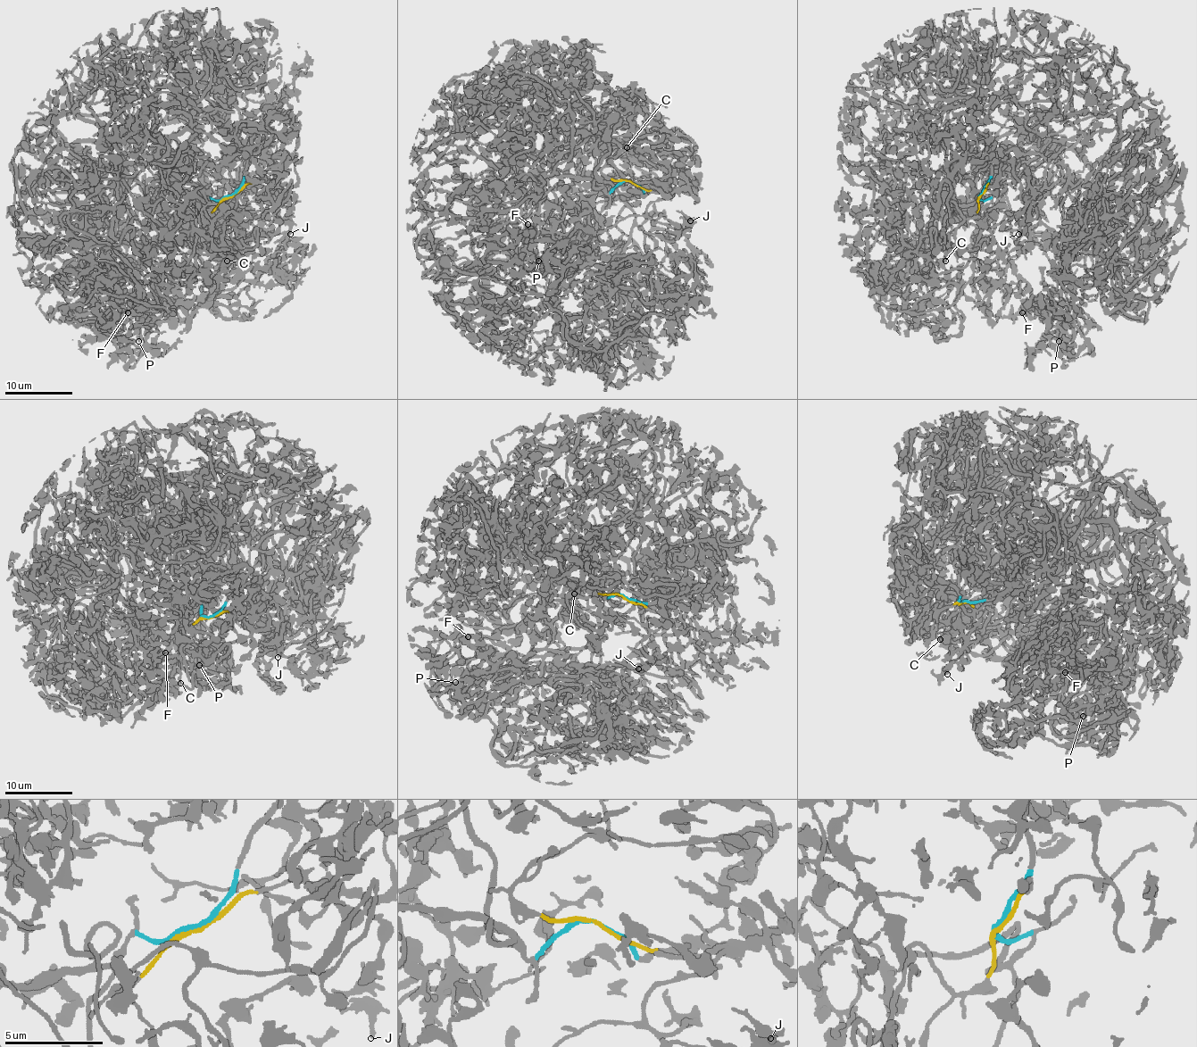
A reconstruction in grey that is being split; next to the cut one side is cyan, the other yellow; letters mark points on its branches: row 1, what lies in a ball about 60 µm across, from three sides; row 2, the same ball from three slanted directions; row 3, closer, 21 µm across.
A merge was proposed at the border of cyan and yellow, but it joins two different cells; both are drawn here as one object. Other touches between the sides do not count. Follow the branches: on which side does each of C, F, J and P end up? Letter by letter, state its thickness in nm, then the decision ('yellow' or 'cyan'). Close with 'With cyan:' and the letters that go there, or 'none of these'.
C: 260 nm thick; yellow
F: 320 nm thick; cyan
J: 240 nm thick; yellow
P: 150 nm thick; cyan
With cyan: F, P

